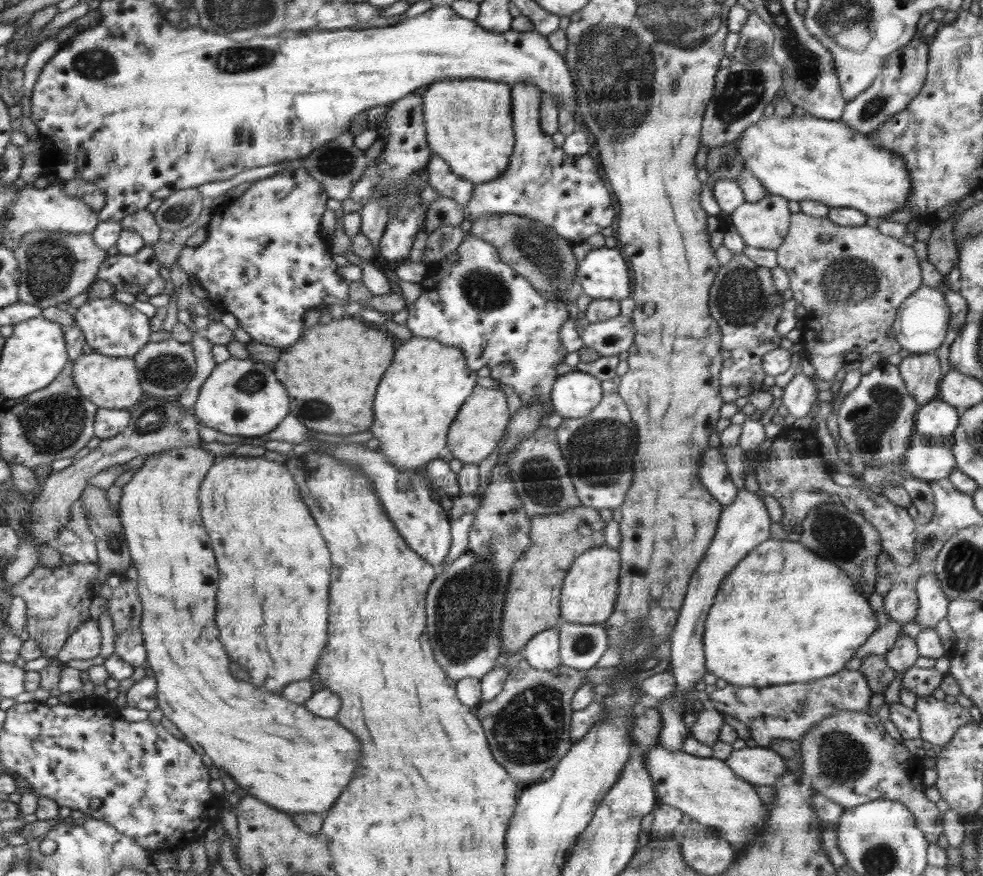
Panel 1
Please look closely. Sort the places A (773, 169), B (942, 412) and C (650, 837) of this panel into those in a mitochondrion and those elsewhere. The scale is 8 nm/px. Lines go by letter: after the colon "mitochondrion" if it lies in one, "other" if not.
A: other
B: other
C: other

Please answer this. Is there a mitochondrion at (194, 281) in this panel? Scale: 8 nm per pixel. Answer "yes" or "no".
no

